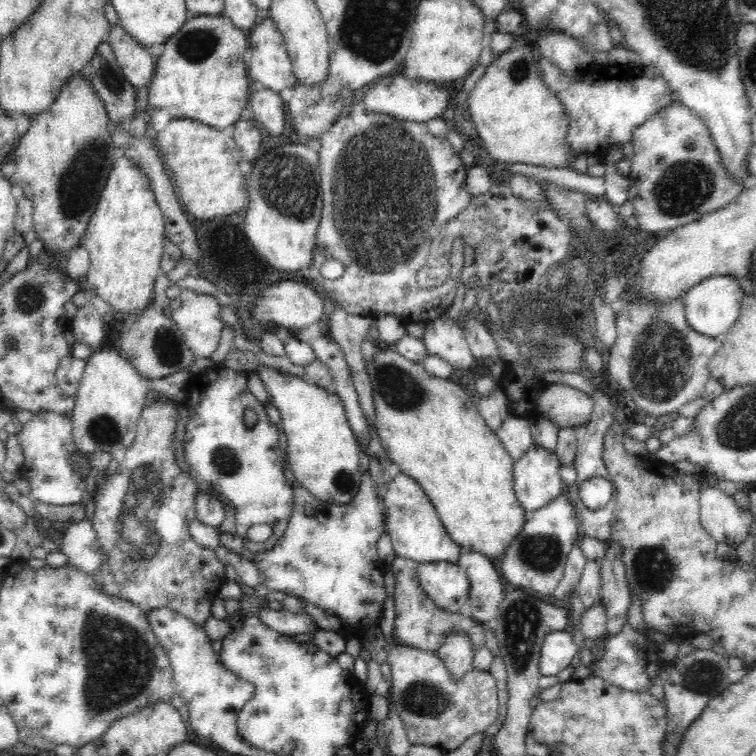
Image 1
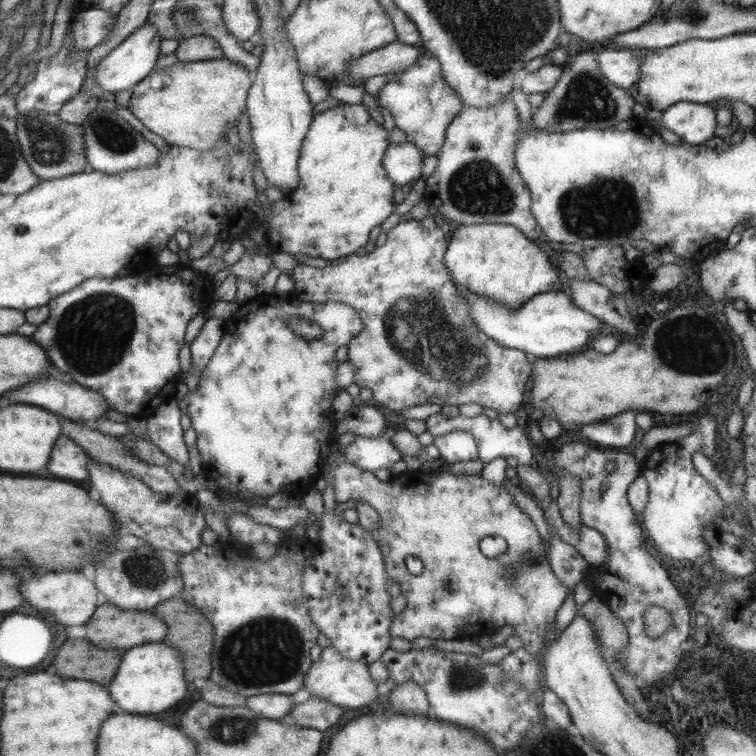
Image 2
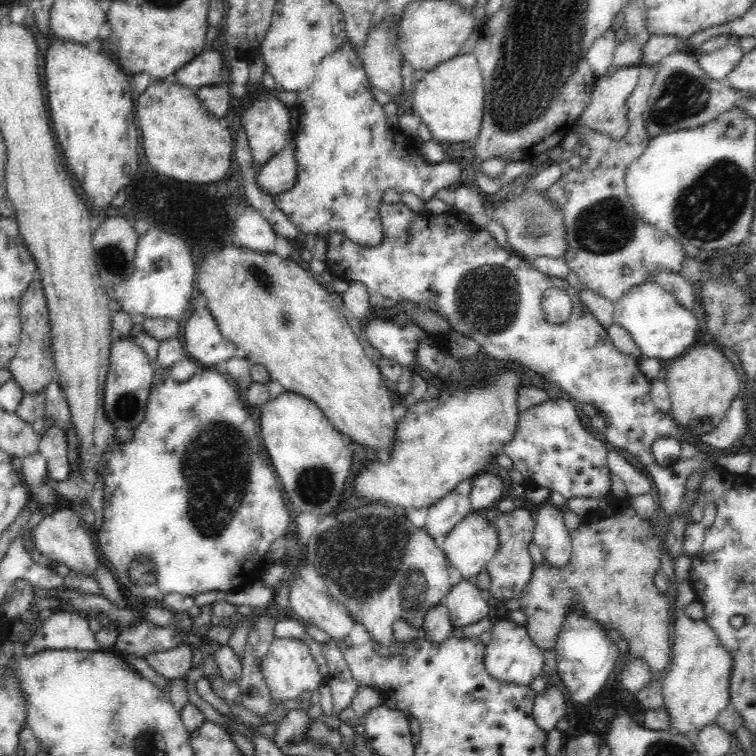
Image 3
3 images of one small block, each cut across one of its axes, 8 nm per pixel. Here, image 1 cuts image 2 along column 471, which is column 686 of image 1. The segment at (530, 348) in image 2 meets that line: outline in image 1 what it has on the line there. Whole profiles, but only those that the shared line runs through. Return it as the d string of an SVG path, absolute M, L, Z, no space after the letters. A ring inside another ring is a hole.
M711 276L704 279L700 284L692 286L682 298L688 326L701 335L721 339L739 317L744 295L741 286L731 276Z

